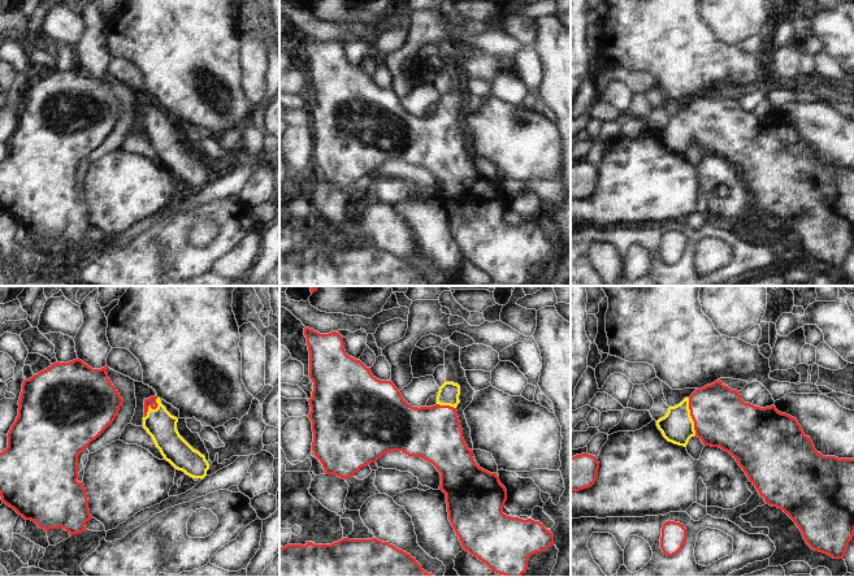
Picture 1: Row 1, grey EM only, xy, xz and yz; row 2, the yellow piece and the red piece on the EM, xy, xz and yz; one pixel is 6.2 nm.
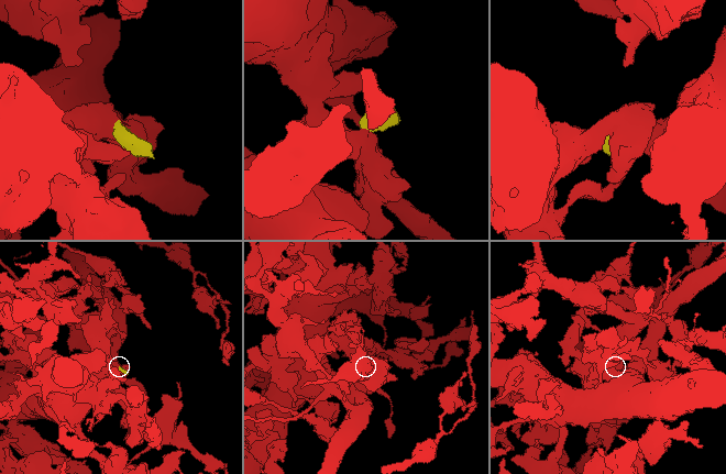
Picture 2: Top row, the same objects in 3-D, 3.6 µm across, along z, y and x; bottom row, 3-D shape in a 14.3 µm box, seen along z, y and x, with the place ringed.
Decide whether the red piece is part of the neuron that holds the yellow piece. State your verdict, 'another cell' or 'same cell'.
same cell

